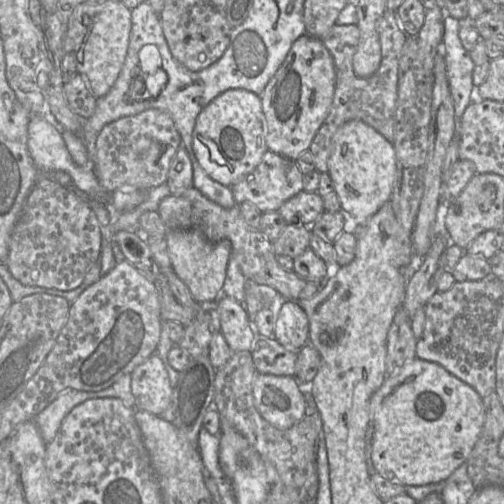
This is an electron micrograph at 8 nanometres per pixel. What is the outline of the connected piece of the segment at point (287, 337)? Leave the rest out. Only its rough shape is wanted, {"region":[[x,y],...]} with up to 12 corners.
{"region":[[297,302],[279,308],[274,338],[295,353],[309,342],[309,320]]}

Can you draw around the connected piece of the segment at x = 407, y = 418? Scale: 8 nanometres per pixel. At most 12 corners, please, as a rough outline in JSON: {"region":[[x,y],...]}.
{"region":[[415,357],[370,400],[371,460],[392,483],[447,480],[483,398]]}

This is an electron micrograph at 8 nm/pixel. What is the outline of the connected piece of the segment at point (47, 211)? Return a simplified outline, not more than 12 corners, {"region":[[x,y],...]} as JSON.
{"region":[[39,179],[5,265],[71,291],[101,254],[87,198]]}

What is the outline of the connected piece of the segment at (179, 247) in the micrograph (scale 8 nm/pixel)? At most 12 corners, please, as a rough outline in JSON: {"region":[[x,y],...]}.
{"region":[[167,230],[172,269],[199,303],[225,281],[231,243]]}

